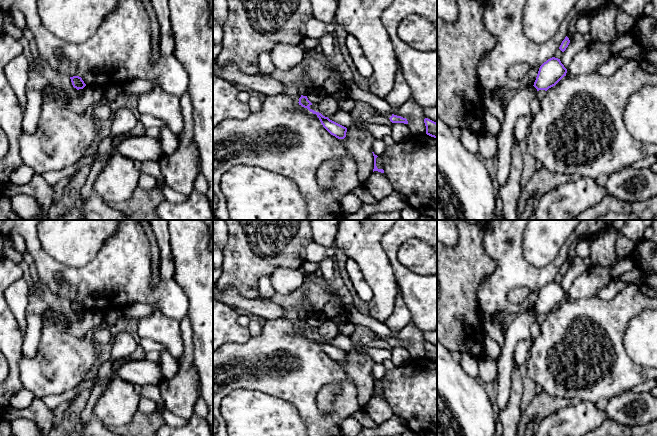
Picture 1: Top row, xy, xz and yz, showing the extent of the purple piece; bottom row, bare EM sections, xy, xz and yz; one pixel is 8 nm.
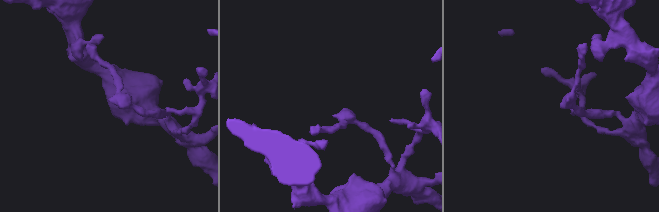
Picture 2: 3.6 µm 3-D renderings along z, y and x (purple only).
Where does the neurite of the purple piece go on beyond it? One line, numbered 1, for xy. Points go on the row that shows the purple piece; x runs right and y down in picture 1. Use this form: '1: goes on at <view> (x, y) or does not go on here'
1: does not go on here

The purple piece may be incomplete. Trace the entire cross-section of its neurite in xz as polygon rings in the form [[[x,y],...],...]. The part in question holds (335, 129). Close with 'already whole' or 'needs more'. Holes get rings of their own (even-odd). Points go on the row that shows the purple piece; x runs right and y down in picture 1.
[[[301,95],[299,98],[299,105],[301,105],[304,108],[307,108],[310,112],[313,114],[316,114],[319,118],[321,124],[323,127],[333,136],[335,136],[338,139],[344,139],[346,137],[347,128],[330,120],[328,117],[323,116],[321,113],[316,112],[312,110],[309,106],[312,105],[312,103],[308,100],[307,96]]] | already whole

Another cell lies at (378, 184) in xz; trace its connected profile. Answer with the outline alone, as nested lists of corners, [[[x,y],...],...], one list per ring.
[[[374,171],[370,175],[364,184],[364,187],[377,200],[385,198],[394,190],[386,173],[381,173],[378,171]]]

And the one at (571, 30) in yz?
[[[582,14],[576,15],[569,24],[569,28],[568,28],[568,32],[567,32],[567,37],[569,38],[569,40],[571,41],[571,39],[573,38],[573,35],[576,33],[576,29],[575,29],[575,24],[576,21],[578,20],[578,18],[582,16]]]

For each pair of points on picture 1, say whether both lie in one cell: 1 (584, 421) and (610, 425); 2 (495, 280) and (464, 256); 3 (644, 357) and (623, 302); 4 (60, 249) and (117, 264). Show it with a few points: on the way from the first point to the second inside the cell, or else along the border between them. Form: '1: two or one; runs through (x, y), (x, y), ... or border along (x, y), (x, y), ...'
1: two; border along (608, 418), (599, 425)
2: two; border along (485, 251), (496, 267), (483, 277), (477, 295)
3: two; border along (646, 309), (643, 309), (628, 321), (622, 341)
4: two; border along (107, 239), (98, 253), (85, 265), (71, 267)

